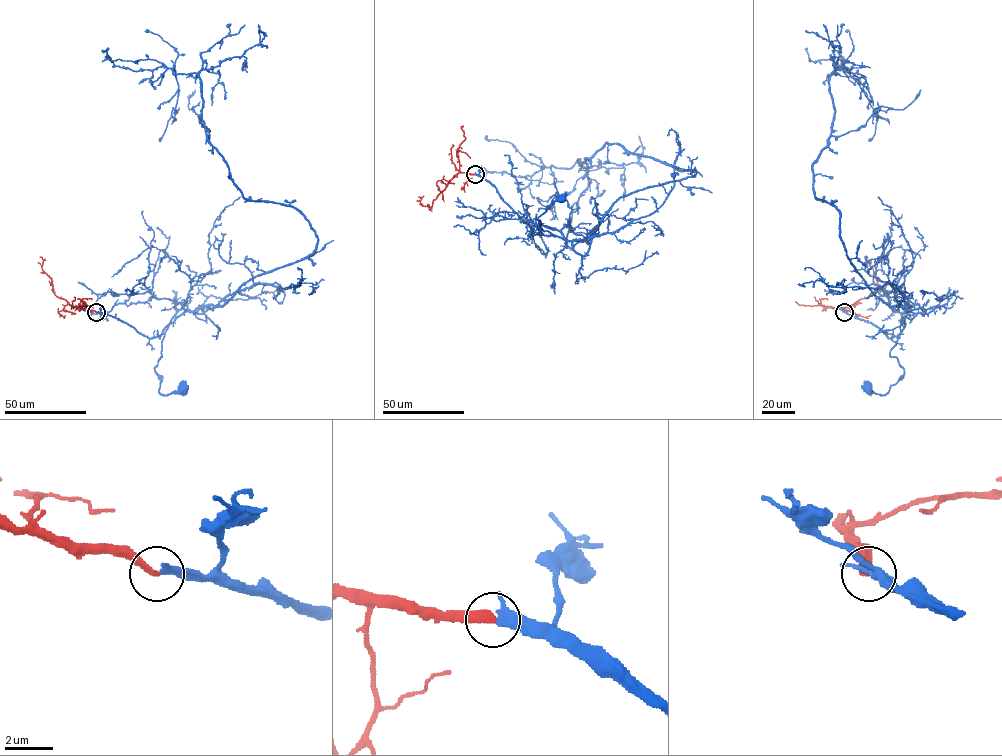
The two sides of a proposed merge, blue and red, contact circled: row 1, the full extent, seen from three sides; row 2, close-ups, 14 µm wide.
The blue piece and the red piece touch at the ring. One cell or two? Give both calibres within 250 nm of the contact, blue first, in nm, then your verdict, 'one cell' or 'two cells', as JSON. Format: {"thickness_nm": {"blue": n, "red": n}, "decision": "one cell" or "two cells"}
{"thickness_nm": {"blue": 360, "red": 320}, "decision": "one cell"}

